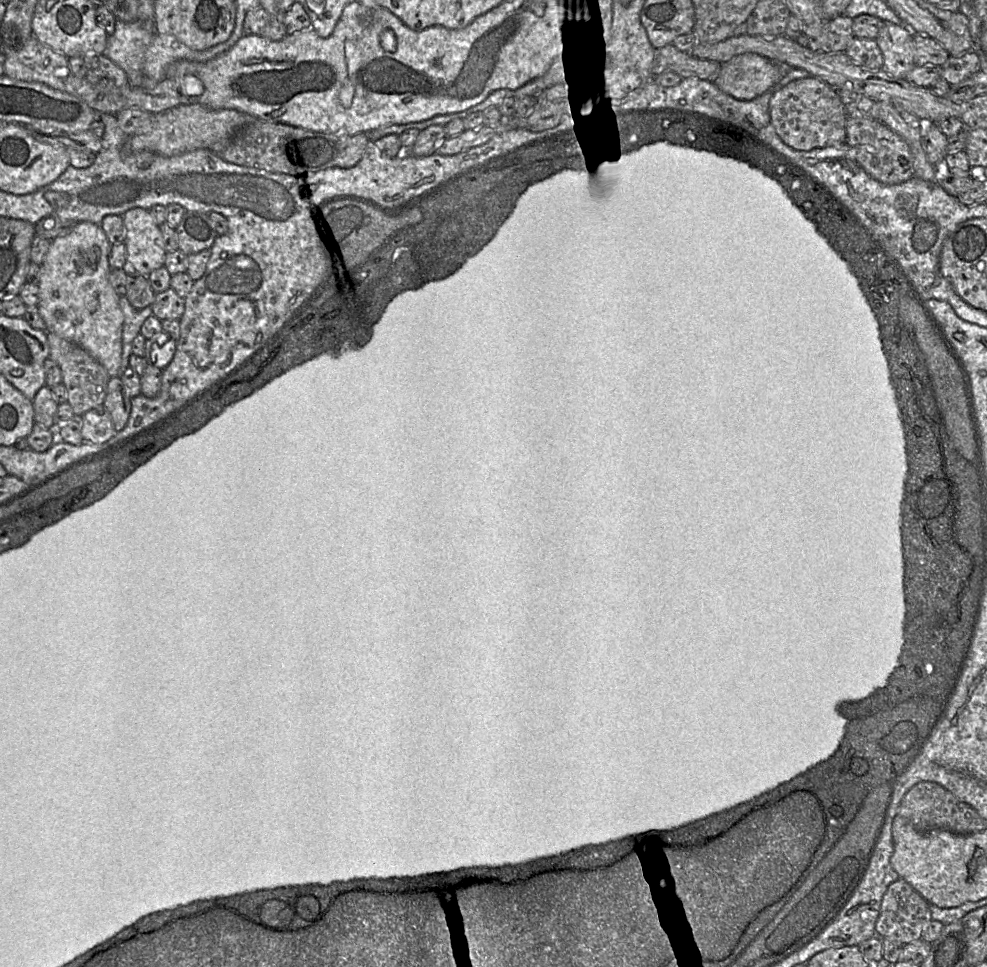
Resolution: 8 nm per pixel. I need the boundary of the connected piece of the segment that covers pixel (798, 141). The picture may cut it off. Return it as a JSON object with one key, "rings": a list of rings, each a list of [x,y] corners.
{"rings":[[[817,77],[797,79],[777,90],[769,101],[769,113],[780,138],[795,149],[812,150],[845,142],[845,106],[837,90]]]}

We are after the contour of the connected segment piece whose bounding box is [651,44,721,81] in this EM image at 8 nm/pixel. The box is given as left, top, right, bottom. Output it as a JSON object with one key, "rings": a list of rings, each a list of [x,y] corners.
{"rings":[[[669,44],[655,49],[651,73],[656,76],[664,72],[674,72],[683,79],[696,76],[713,81],[719,75],[720,68],[720,62],[695,58],[686,51],[680,51]]]}

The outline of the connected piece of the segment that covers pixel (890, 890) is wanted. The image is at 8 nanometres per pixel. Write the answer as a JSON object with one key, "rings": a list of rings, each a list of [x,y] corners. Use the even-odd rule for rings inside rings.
{"rings":[[[899,878],[886,889],[875,923],[875,935],[907,944],[922,937],[931,921],[929,903]]]}

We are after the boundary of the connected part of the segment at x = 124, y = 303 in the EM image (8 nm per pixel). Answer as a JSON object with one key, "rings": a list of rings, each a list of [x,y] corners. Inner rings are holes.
{"rings":[[[121,295],[119,304],[124,315],[122,329],[122,354],[121,369],[129,366],[129,356],[132,354],[132,341],[140,333],[140,328],[145,319],[152,315],[151,306],[134,308],[125,295]]]}

